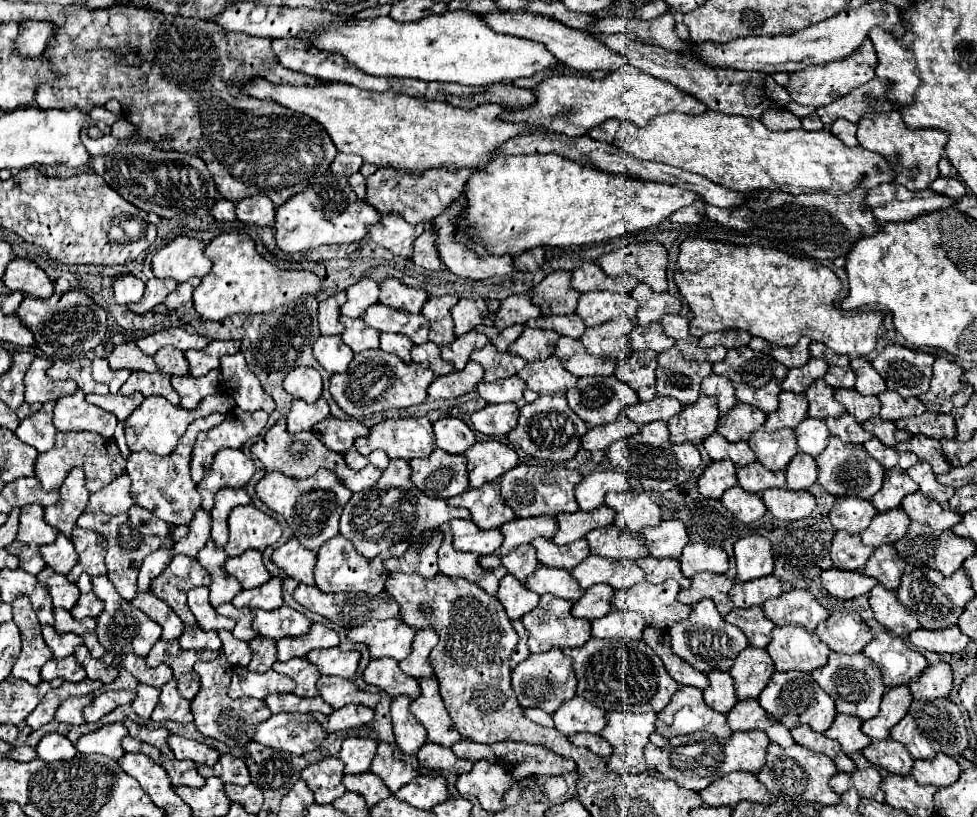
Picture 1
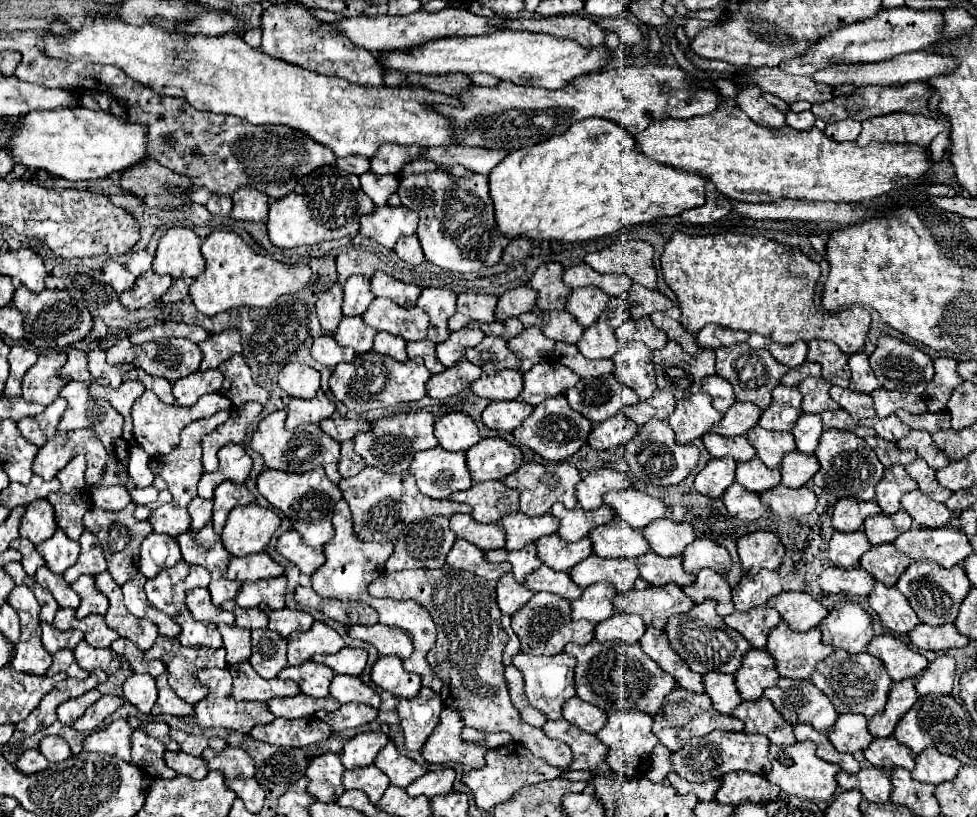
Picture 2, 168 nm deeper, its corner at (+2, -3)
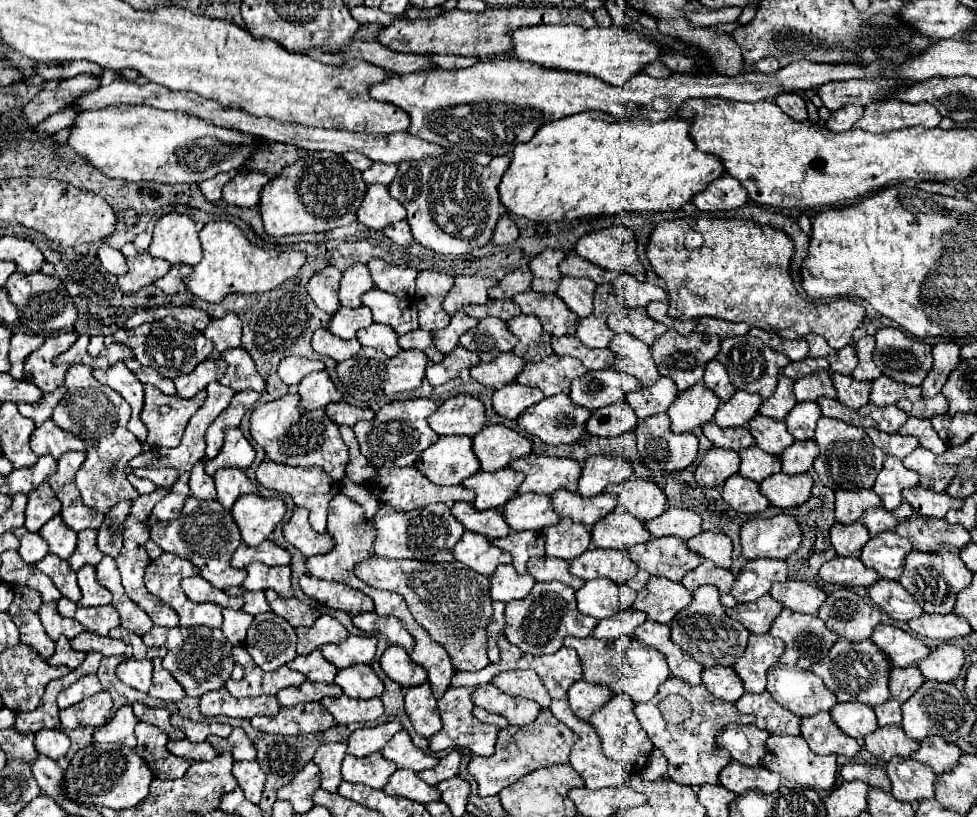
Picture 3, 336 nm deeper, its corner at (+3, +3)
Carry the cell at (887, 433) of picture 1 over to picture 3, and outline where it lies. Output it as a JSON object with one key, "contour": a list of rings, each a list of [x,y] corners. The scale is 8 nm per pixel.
{"contour":[[[868,404],[864,408],[858,410],[860,416],[868,416],[876,422],[876,426],[882,430],[882,432],[898,432],[898,428],[906,422],[906,414],[902,410],[898,410],[894,404],[892,406],[874,406],[874,404]]]}

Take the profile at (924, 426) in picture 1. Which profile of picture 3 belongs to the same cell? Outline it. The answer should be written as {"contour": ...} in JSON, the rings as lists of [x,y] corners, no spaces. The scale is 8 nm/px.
{"contour":[[[936,394],[934,398],[930,400],[918,400],[918,402],[906,402],[906,400],[900,400],[896,404],[900,410],[904,410],[908,416],[914,416],[914,418],[934,418],[938,414],[946,414],[948,412],[948,402],[942,394]]]}

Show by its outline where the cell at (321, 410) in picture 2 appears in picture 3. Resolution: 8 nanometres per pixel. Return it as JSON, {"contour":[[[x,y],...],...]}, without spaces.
{"contour":[[[312,372],[298,384],[300,394],[300,408],[302,410],[316,410],[326,408],[332,402],[342,400],[342,394],[336,390],[334,382],[330,380],[328,372]]]}

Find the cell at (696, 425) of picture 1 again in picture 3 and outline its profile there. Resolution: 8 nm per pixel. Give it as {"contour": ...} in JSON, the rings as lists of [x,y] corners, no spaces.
{"contour":[[[696,384],[684,392],[678,392],[676,400],[668,410],[668,416],[672,420],[672,432],[684,434],[704,426],[714,418],[718,406],[718,396],[704,384]]]}

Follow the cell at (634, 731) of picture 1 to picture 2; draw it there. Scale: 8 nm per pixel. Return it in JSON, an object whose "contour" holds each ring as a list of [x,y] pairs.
{"contour":[[[621,710],[613,712],[607,718],[607,724],[597,732],[597,738],[609,748],[607,764],[623,774],[625,778],[643,778],[649,770],[649,756],[653,746],[657,744],[655,734],[651,732],[651,716],[641,710]]]}

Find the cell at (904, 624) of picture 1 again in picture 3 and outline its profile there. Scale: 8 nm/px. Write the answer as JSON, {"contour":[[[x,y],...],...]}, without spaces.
{"contour":[[[880,578],[876,584],[872,584],[868,588],[868,596],[890,618],[900,620],[900,622],[908,622],[908,620],[922,614],[922,608],[898,582]]]}

